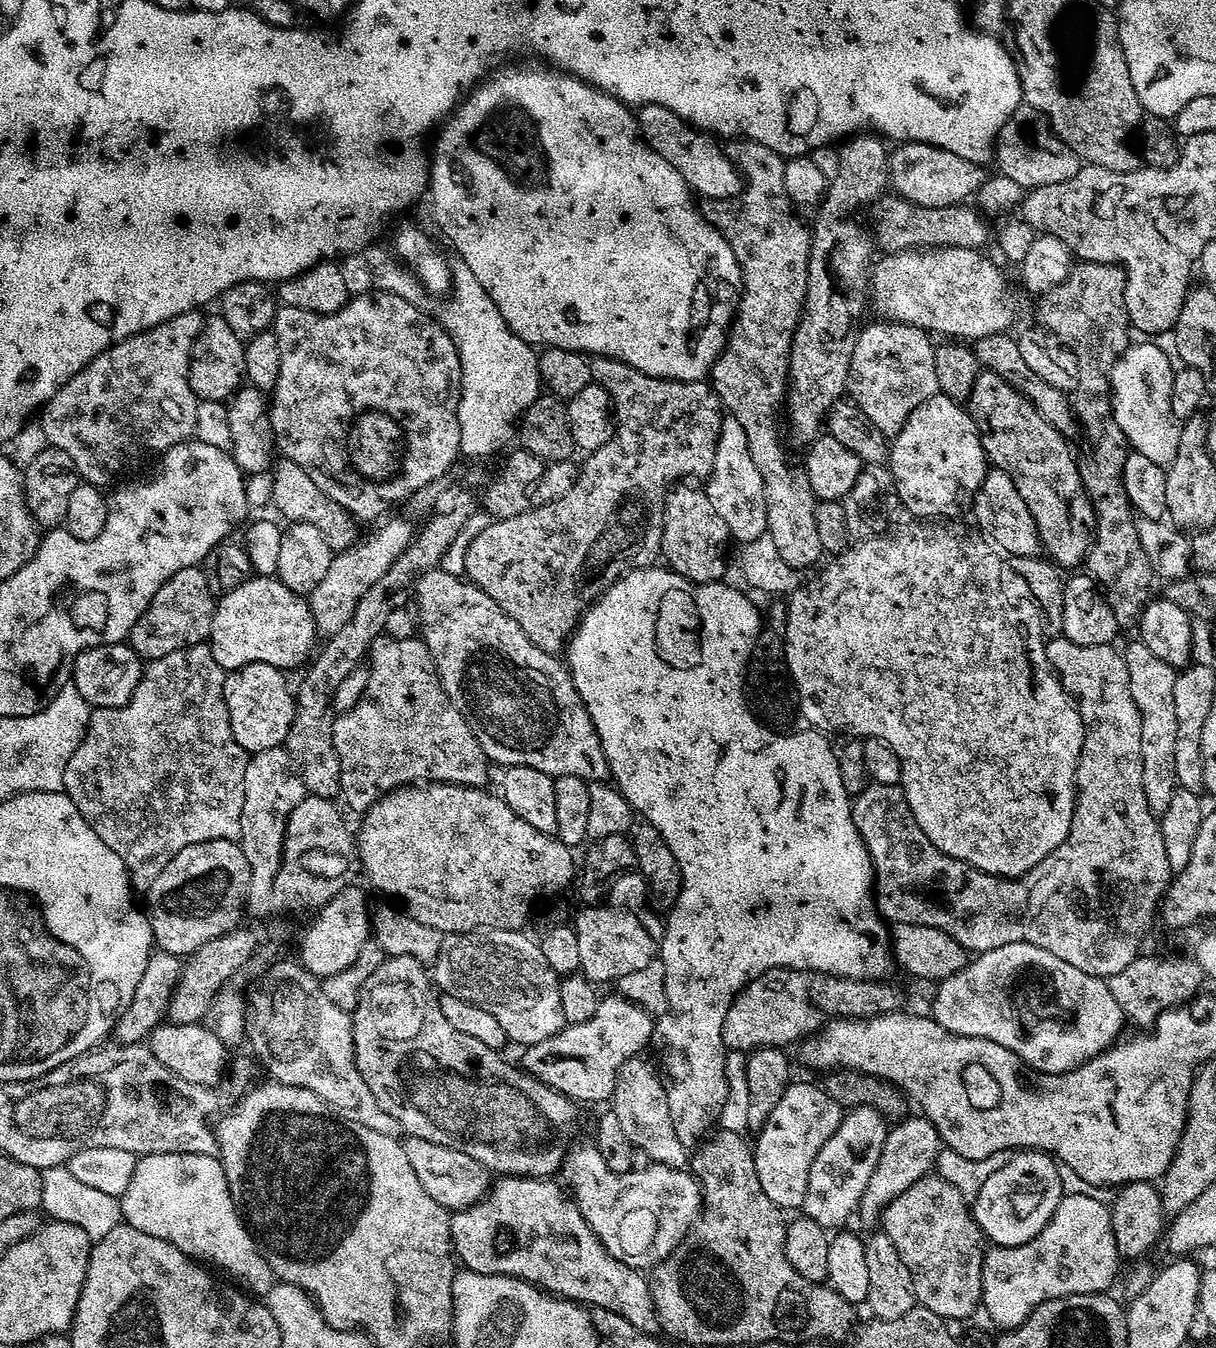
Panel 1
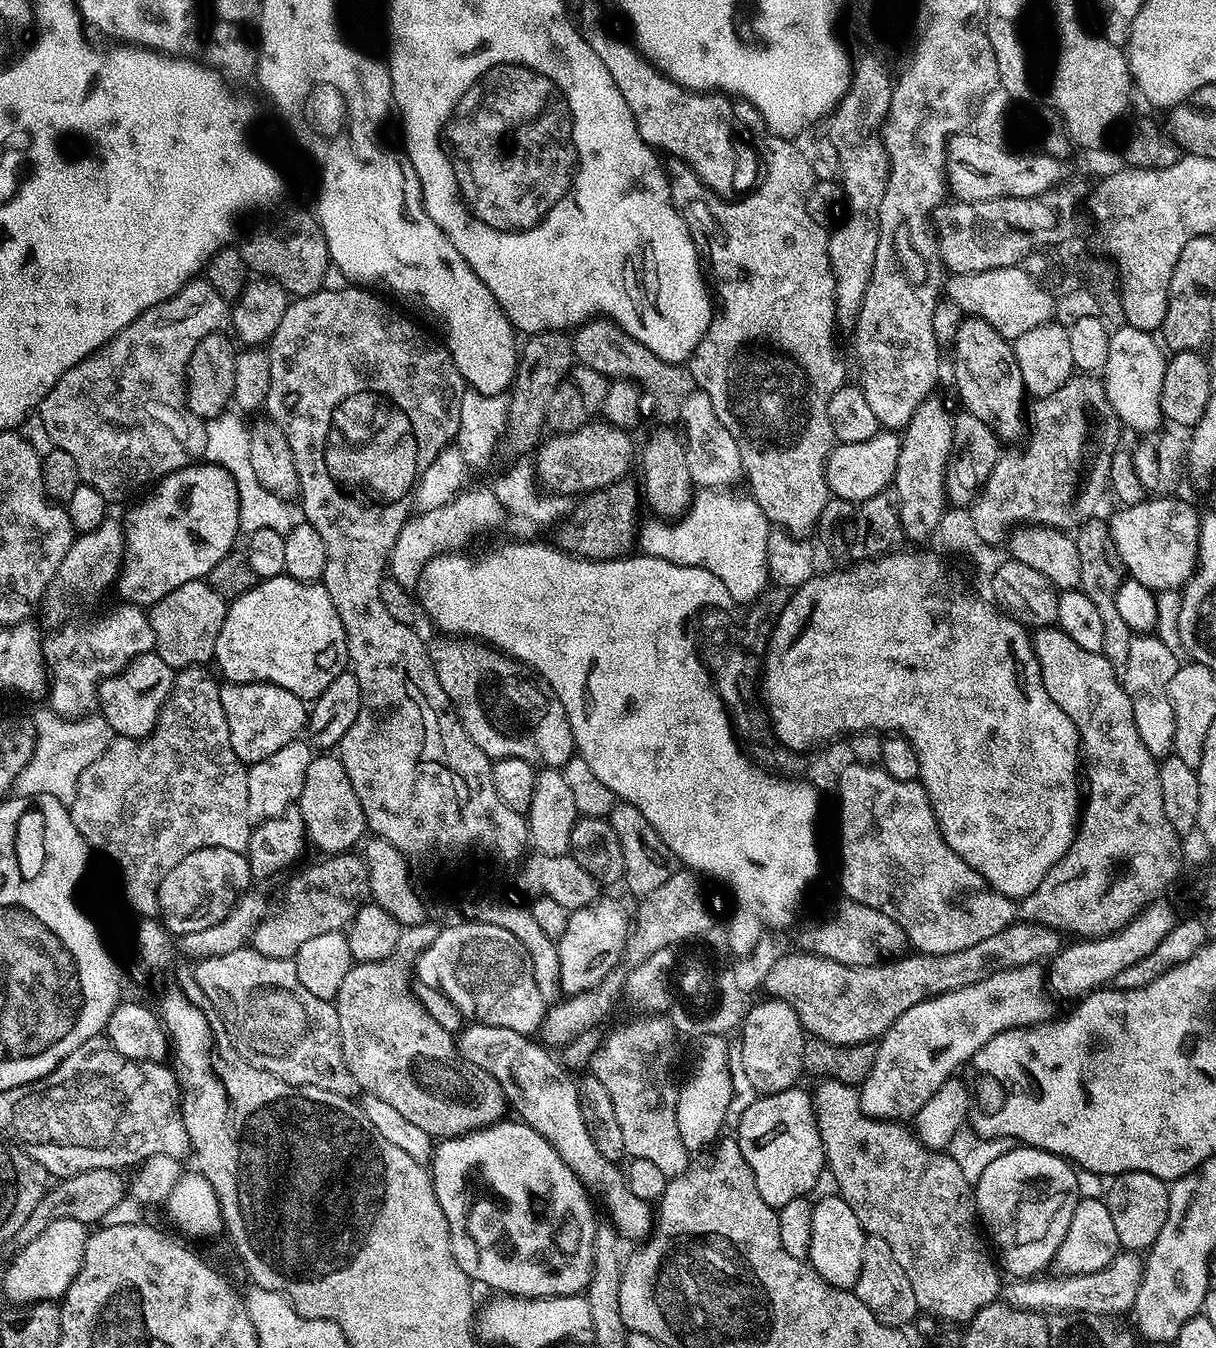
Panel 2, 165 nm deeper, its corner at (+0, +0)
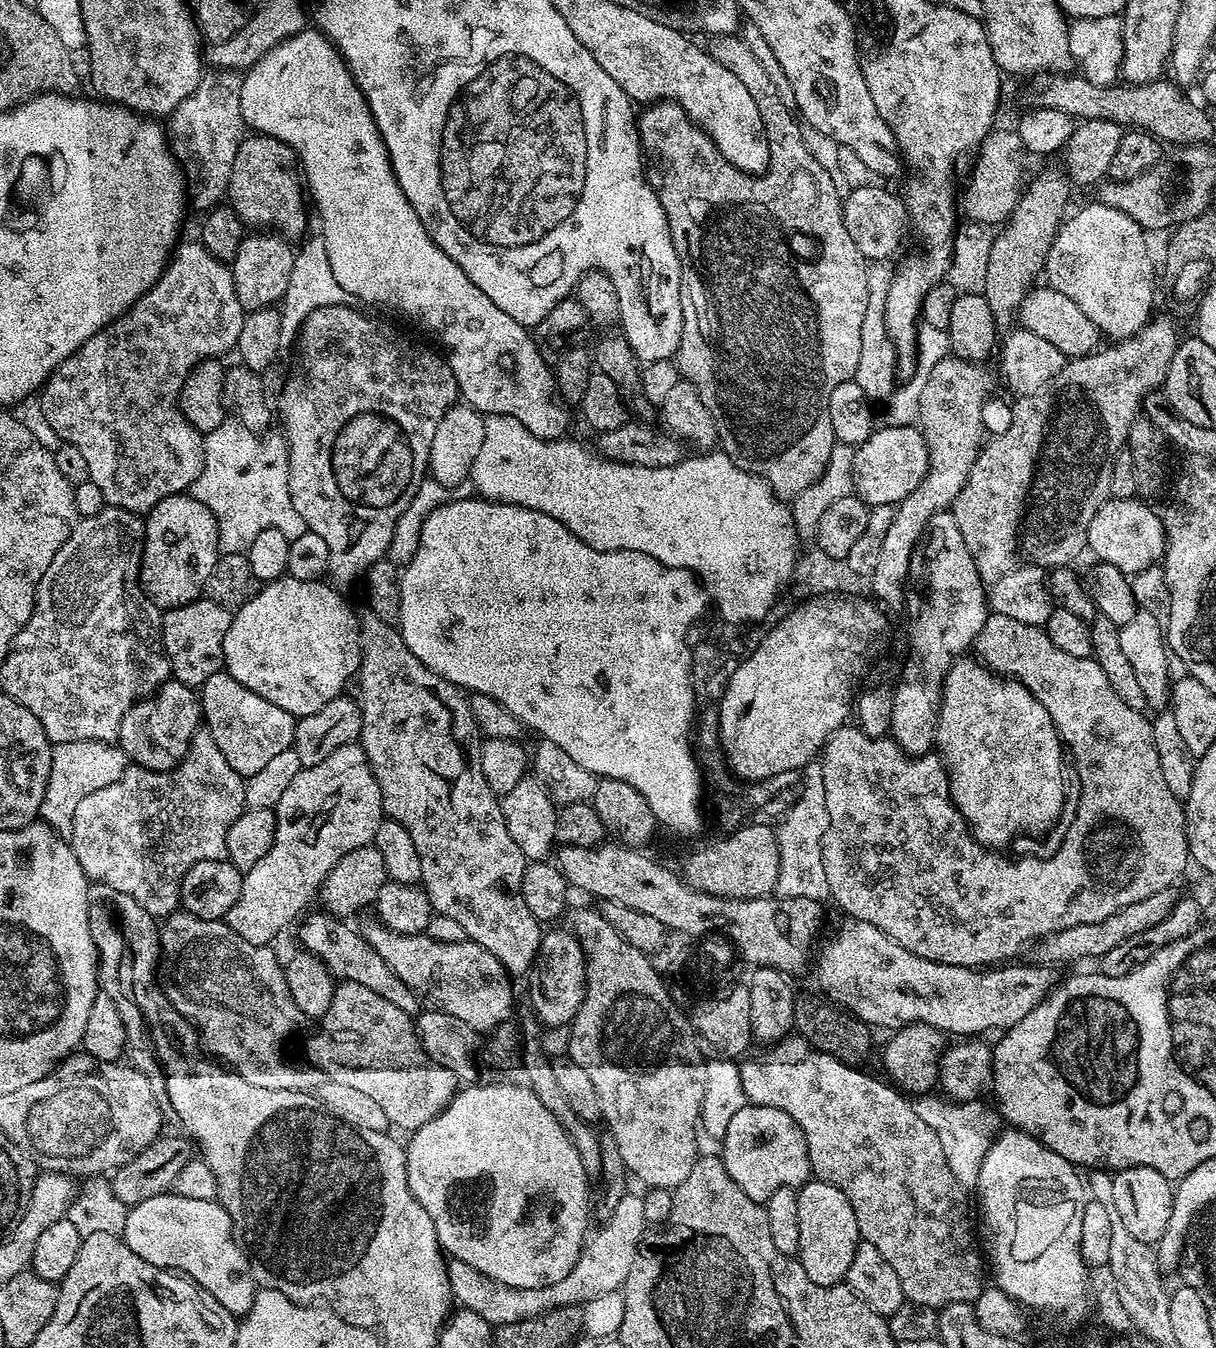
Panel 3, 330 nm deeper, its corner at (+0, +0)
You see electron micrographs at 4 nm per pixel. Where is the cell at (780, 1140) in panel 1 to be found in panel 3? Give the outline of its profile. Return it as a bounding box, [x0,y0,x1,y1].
[722,1104,812,1202]

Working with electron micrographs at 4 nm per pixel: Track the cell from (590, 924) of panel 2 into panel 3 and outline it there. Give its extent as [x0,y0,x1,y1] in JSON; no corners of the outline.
[530,931,586,1029]

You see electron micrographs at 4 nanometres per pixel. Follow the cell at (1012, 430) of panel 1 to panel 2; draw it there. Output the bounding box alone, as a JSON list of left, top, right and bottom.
[955,318,1026,442]

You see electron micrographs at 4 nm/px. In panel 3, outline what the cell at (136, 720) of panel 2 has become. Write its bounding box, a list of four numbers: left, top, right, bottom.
[118,678,202,772]

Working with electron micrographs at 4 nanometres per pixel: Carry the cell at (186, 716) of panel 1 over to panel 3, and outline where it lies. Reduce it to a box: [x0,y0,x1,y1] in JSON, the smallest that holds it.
[70,730,246,918]

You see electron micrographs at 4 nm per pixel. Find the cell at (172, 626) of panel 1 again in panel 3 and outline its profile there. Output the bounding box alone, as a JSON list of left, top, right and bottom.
[160,598,233,690]

